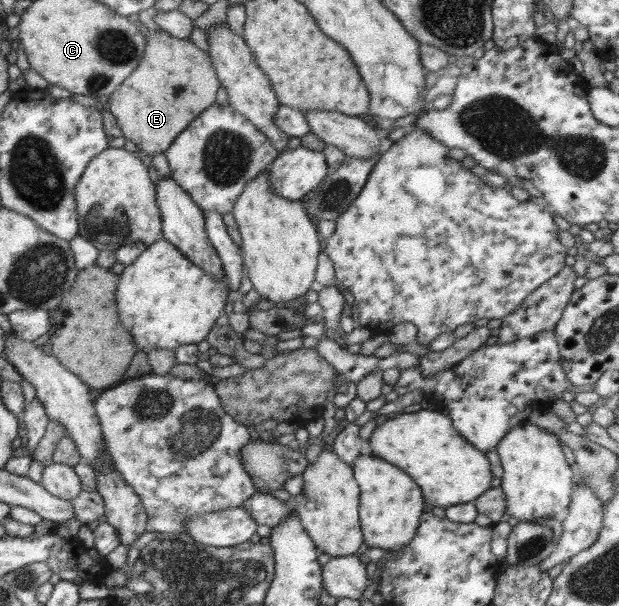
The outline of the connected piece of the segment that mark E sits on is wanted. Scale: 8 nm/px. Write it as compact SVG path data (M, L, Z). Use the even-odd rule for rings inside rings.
M160 30L146 36L143 58L137 68L117 87L108 100L109 110L117 119L123 137L138 145L141 151L153 158L157 153L165 153L175 138L189 126L209 106L215 104L220 87L210 54L197 47L190 38L175 38Z

